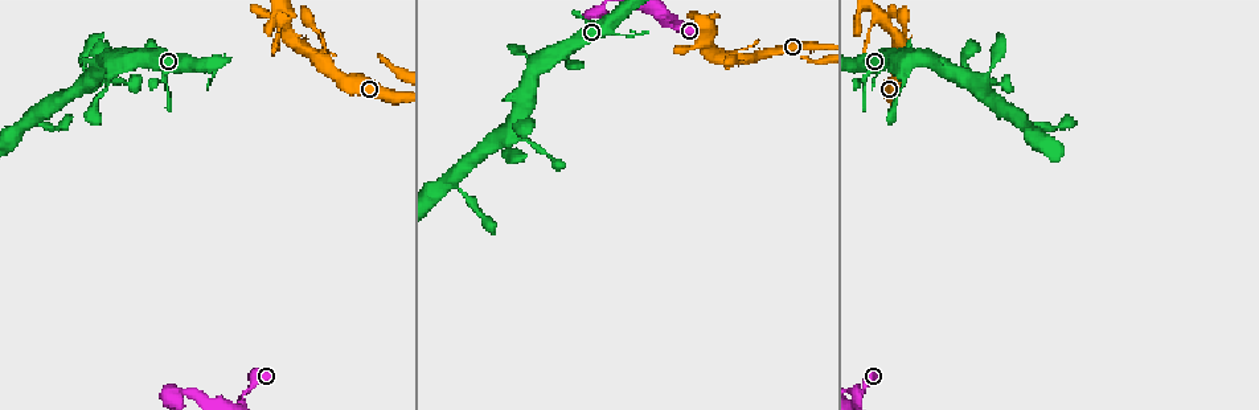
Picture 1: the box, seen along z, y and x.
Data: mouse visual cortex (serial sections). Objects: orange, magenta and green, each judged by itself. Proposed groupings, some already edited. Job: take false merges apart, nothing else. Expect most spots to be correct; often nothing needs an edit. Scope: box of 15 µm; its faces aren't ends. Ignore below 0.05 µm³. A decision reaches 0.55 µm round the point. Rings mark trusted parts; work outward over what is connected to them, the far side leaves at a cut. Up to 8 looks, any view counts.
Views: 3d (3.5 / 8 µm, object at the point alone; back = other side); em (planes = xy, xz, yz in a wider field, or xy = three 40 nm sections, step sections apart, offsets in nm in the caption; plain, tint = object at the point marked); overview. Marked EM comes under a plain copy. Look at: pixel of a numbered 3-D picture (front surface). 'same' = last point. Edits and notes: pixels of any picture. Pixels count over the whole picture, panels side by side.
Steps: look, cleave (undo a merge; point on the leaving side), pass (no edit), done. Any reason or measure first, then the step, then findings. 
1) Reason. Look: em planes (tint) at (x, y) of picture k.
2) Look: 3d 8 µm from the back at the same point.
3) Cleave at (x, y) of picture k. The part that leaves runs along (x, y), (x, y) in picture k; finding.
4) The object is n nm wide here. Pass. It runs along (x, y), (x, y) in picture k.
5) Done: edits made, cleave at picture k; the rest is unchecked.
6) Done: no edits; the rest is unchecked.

Three arms meet. Look: 3d 3.5 µm at (863, 396) of picture 1.

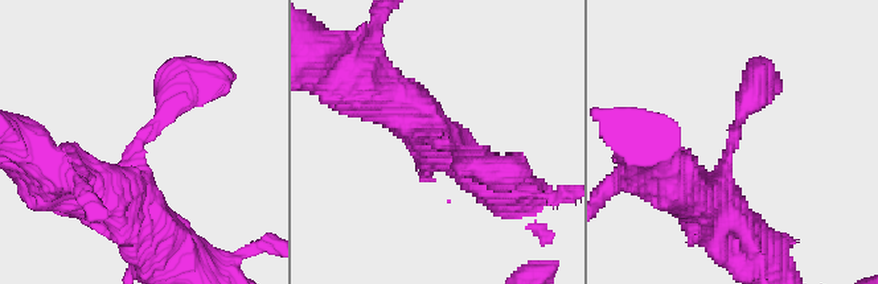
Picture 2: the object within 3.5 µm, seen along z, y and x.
The arms are 300, 350, 600 nm wide. Pass. All the same cell.

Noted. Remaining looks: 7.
Abrupt turn. Look: 3d 3.5 µm at (569, 62) of picture 1.

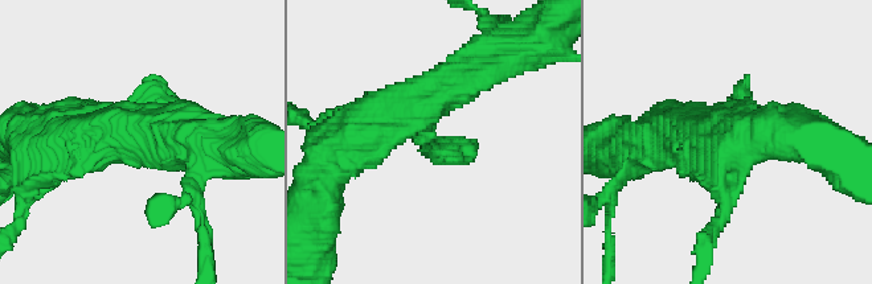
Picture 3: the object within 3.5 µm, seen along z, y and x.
Now the EM. Look: em planes (tint) at (437, 145) of picture 3.

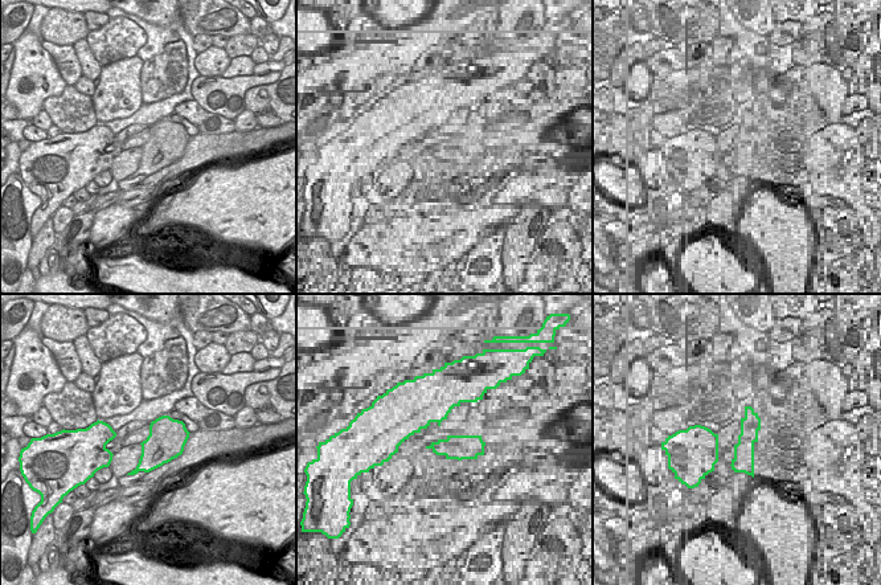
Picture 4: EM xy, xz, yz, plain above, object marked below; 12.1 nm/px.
Pass. It runs along (678, 131), (728, 147), (749, 74) in picture 3; all the same cell.

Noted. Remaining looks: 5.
Small branch off a trunk. Look: 3d 3.5 µm from the back at (322, 57) of picture 1.

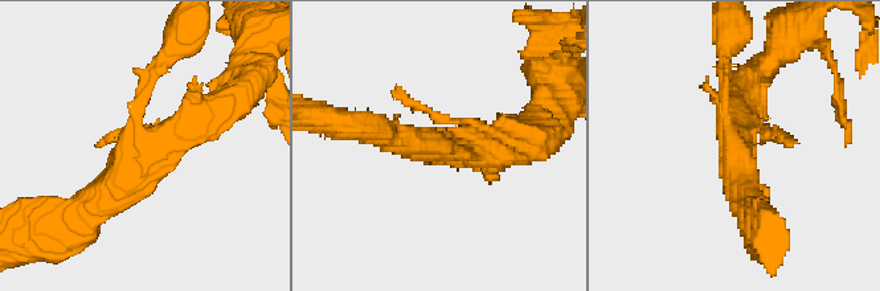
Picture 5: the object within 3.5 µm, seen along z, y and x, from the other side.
Look: em xy step 5 (tint) at (735, 147) of picture 5.

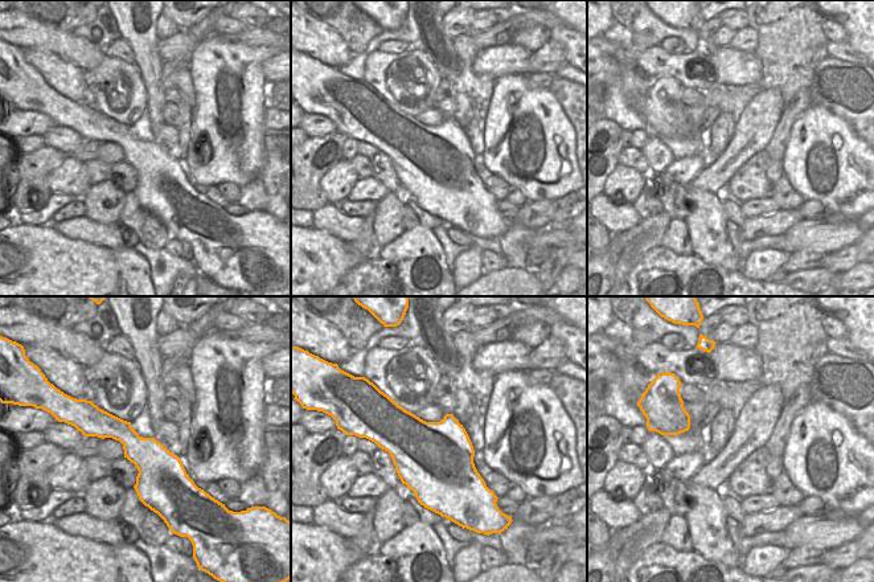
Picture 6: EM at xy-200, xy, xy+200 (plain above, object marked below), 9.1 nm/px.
Another direction. Look: em planes (tint) at the same point.

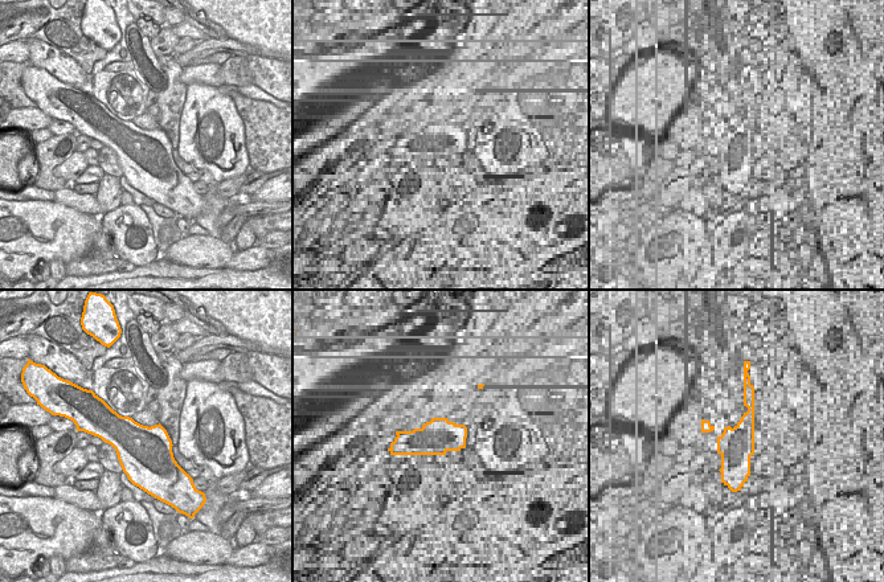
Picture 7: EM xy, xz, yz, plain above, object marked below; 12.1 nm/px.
Pass. It runs along (86, 209), (163, 135), (224, 103) in picture 5; continuous, no second cell.

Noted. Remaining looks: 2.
Thin neck. Look: 3d 8 µm at (898, 91) of picture 1.

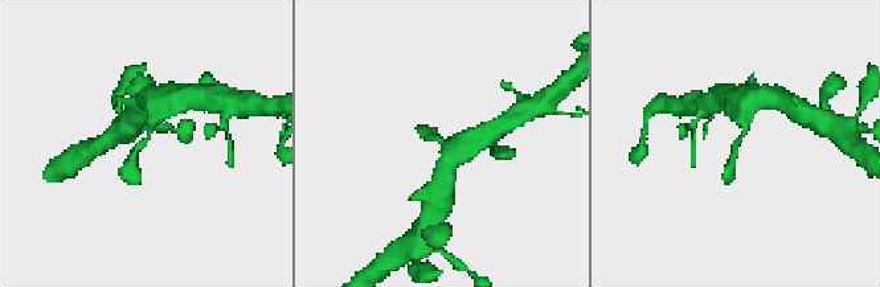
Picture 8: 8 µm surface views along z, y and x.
The arms are 200, 400 nm wide; now the EM. Look: em xy step 5 (tint) at (146, 140) of picture 8.

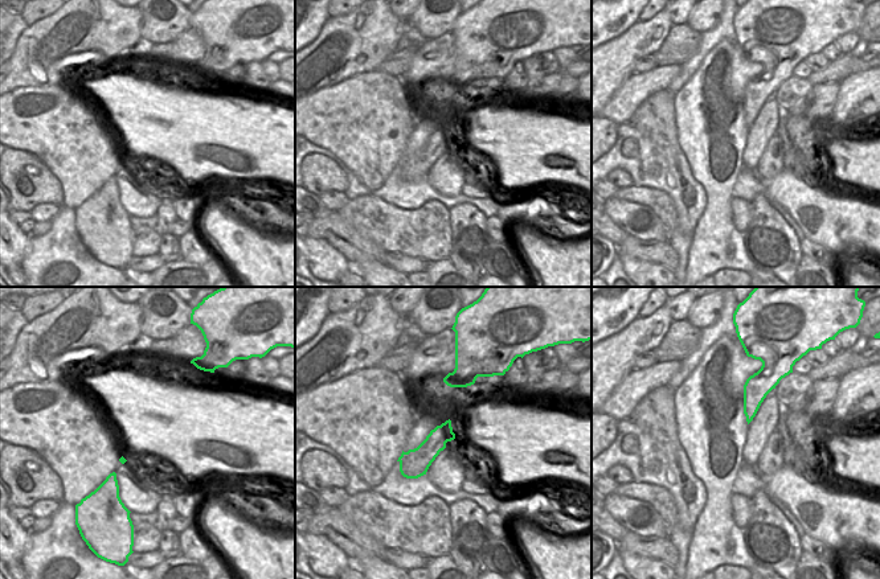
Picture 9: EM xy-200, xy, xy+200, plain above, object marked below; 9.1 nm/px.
Pass. It runs along (164, 99), (130, 172) in picture 8; all the same cell.

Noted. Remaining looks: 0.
Done: no edits; the rest is unchecked.

